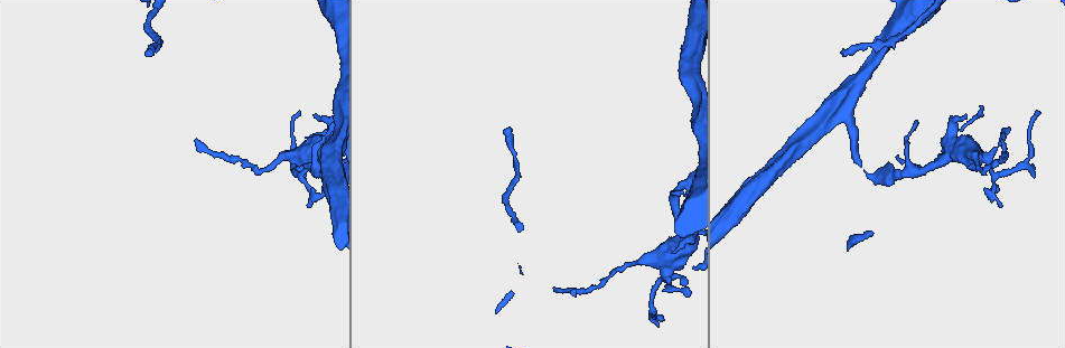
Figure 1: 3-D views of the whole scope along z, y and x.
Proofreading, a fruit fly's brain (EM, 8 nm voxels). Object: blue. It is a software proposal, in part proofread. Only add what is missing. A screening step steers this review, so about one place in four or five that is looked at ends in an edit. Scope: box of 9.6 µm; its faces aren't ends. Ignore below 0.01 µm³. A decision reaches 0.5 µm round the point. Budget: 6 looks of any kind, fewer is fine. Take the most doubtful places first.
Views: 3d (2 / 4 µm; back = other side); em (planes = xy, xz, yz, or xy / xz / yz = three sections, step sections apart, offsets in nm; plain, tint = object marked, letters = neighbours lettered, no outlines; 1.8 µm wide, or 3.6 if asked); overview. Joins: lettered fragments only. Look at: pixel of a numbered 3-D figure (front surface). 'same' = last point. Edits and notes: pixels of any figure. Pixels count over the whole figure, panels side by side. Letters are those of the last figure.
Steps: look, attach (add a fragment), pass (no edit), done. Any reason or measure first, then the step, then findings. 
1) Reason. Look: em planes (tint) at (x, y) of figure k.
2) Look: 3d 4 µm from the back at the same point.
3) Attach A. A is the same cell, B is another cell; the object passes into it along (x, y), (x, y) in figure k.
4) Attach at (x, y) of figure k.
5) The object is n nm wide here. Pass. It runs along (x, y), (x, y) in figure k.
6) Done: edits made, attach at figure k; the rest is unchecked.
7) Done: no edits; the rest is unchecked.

An open end. Look: em planes (letters) at (661, 321) of figure 1.

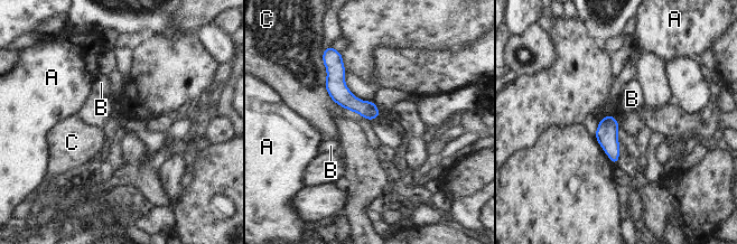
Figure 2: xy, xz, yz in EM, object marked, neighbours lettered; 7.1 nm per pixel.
Pass. A, B and C are other cells; it runs along (332, 67), (335, 85), (374, 115) in figure 2; none of them fits.

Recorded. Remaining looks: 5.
Branch stops here. Look: em xy step 8 (letters) at (675, 250) of figure 1.

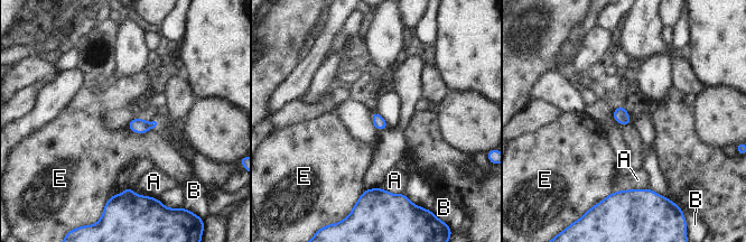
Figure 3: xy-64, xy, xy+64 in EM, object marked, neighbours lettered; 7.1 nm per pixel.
Look: em xz step 4 (letters) at the same point.

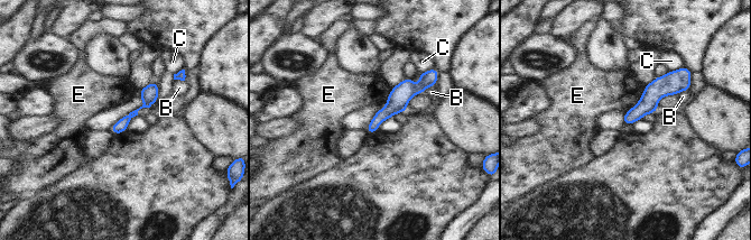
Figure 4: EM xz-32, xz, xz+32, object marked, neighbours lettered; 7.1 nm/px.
The longest contact is with E, 240 nm. Pass. B, C and E are other cells; no lettered fragment goes on from it.

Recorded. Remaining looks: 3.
Abrupt turn. Look: em planes (plain) at (317, 168) of figure 1.

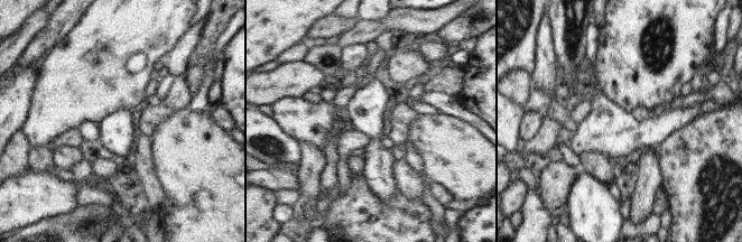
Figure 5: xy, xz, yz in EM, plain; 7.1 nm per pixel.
Look: em planes (letters) at the same point.

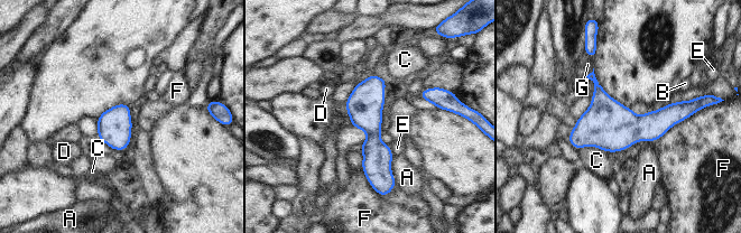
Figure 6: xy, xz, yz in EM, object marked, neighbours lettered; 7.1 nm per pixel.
The longest contact is with F, 360 nm. Pass. A, B, C, D, E, F and G are other cells; a border runs along (392, 156), (391, 174), (396, 184) in figure 6; no lettered fragment goes on from it.

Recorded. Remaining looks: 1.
Done: no edits; the rest is unchecked.

